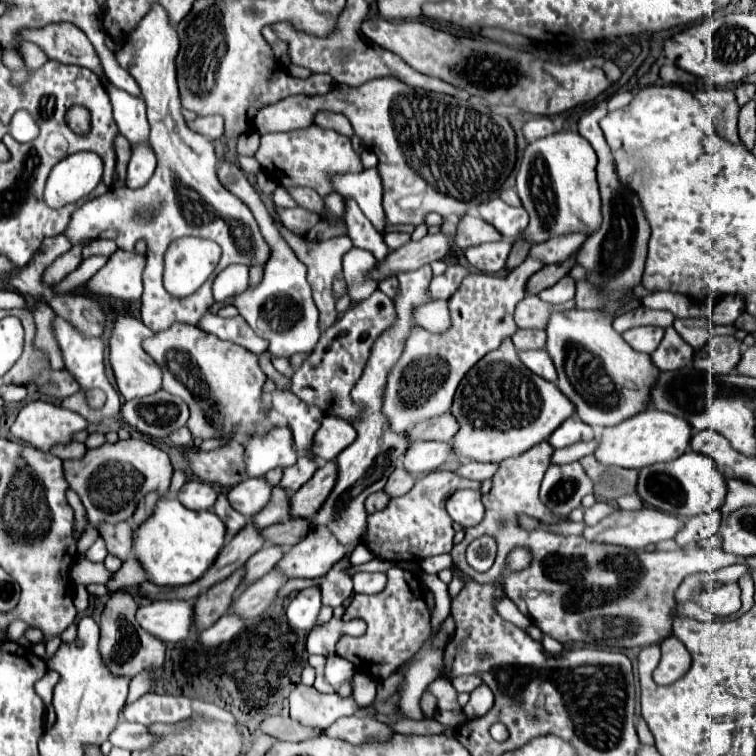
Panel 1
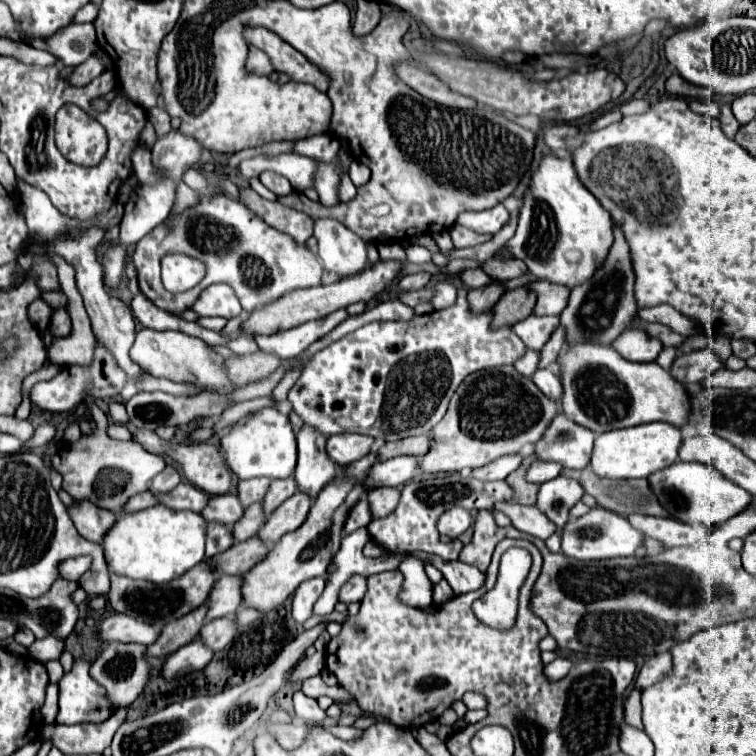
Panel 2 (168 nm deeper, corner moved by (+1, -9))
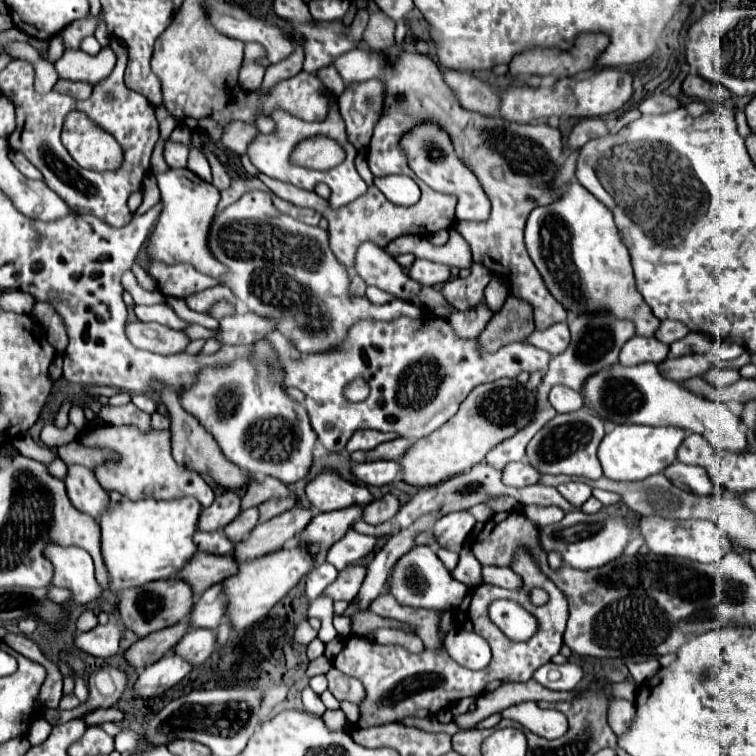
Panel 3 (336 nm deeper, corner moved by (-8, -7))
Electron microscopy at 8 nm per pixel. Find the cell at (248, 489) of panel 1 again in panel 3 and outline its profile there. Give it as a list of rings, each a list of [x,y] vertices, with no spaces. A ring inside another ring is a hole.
[[[227,490],[221,496],[217,496],[209,508],[201,512],[199,530],[205,530],[205,532],[221,530],[225,524],[235,520],[239,512],[241,512],[241,498],[235,492]]]

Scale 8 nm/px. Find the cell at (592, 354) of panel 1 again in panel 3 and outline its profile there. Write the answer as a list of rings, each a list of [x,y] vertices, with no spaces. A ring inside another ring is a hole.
[[[645,362],[639,366],[611,364],[591,378],[583,386],[585,408],[597,414],[601,420],[611,420],[613,424],[651,424],[651,426],[679,426],[687,432],[701,434],[717,450],[747,450],[745,432],[739,428],[739,416],[727,406],[707,400],[681,382],[667,380],[659,374],[657,364]]]

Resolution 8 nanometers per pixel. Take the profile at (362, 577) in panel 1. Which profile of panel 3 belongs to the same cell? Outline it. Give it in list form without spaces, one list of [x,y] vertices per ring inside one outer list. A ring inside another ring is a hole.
[[[353,564],[345,572],[339,572],[337,580],[325,590],[325,594],[331,596],[333,600],[351,602],[357,596],[359,588],[361,588],[361,584],[365,580],[365,574],[367,574],[367,570],[365,570],[363,564]]]

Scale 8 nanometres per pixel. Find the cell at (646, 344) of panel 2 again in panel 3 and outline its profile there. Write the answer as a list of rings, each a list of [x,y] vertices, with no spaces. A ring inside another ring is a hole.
[[[633,336],[619,354],[619,362],[625,366],[635,366],[641,362],[663,362],[669,354],[669,346],[663,344],[657,338],[641,338],[641,336]]]

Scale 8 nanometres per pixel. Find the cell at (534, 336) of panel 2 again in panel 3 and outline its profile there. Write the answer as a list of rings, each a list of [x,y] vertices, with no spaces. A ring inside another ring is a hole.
[[[557,322],[545,330],[535,330],[527,338],[527,342],[555,356],[555,354],[561,354],[569,346],[569,328],[565,322]]]

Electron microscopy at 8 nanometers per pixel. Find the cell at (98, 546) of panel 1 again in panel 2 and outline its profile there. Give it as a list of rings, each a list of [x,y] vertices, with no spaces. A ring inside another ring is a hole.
[[[78,556],[78,558],[68,558],[66,562],[58,564],[58,574],[64,580],[78,582],[80,576],[90,568],[90,558],[88,556]]]

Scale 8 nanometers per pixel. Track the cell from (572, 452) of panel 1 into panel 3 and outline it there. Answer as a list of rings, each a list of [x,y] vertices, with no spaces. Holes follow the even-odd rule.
[[[511,462],[503,470],[503,482],[509,486],[515,486],[515,488],[537,484],[541,480],[541,476],[543,474],[537,468],[531,468],[531,464],[527,464],[527,462]]]

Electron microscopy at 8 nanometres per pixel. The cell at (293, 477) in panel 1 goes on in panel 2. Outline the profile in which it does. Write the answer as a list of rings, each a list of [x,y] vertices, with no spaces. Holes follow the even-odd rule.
[[[286,478],[286,480],[272,480],[270,488],[268,488],[268,494],[262,502],[264,506],[264,514],[270,516],[284,500],[288,500],[292,494],[296,492],[296,486],[294,486],[294,478]]]

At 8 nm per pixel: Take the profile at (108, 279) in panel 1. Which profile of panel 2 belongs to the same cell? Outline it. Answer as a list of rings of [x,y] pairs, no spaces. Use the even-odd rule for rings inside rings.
[[[44,292],[44,294],[40,296],[40,300],[48,300],[50,306],[54,306],[54,308],[64,308],[64,306],[66,306],[66,296],[64,296],[64,292]]]

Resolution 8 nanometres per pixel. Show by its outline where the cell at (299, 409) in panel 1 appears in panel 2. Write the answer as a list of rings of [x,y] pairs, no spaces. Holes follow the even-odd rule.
[[[302,426],[298,432],[298,464],[294,478],[298,490],[314,500],[320,490],[336,478],[336,464],[326,452],[326,436],[318,434],[318,430],[310,430],[310,426]]]

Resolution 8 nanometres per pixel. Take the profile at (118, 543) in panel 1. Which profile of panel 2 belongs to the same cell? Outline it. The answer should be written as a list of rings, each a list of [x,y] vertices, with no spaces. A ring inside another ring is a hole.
[[[86,500],[74,502],[68,508],[68,514],[70,514],[76,530],[84,538],[90,538],[92,542],[98,542],[98,544],[102,544],[102,536],[106,534],[106,530],[110,530],[110,526],[116,520],[116,516],[110,510],[102,510],[98,506],[92,506]]]

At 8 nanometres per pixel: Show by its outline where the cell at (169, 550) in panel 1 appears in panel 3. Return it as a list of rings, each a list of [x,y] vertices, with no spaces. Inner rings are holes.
[[[195,498],[179,500],[123,500],[101,516],[101,552],[111,576],[111,590],[141,586],[179,574],[197,554],[193,534],[199,528],[201,504]]]

